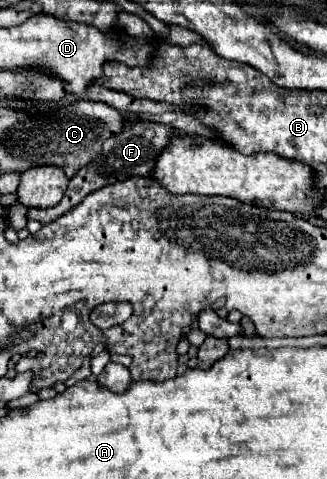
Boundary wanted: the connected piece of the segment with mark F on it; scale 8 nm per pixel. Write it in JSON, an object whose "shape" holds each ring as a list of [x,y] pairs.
{"shape":[[[140,120],[138,124],[134,124],[134,128],[128,128],[128,130],[122,130],[120,134],[112,136],[110,140],[106,140],[100,156],[90,162],[86,168],[82,168],[68,184],[68,190],[64,194],[64,198],[60,200],[58,206],[54,208],[34,208],[30,210],[30,220],[38,220],[42,224],[46,222],[54,222],[56,218],[60,218],[64,212],[68,212],[70,208],[74,208],[78,202],[82,202],[90,192],[94,190],[100,190],[108,184],[116,184],[116,182],[122,182],[126,178],[130,178],[132,174],[134,176],[152,176],[154,172],[154,164],[158,160],[158,156],[164,152],[164,148],[170,146],[172,142],[172,136],[174,136],[174,128],[166,128],[166,124],[154,124],[154,122],[144,122]]]}

